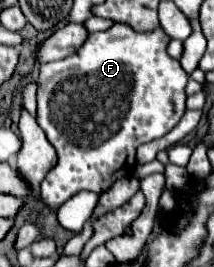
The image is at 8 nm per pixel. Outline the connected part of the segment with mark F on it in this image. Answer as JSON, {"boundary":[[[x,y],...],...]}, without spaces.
{"boundary":[[[117,23],[107,31],[91,33],[89,41],[71,57],[43,63],[37,89],[37,123],[45,131],[49,143],[57,149],[59,161],[41,183],[41,197],[49,209],[59,209],[69,197],[87,189],[105,193],[115,181],[115,171],[123,169],[129,159],[129,175],[135,171],[135,151],[139,145],[167,135],[185,113],[187,73],[167,55],[171,37],[161,29],[139,33],[125,23]]]}

